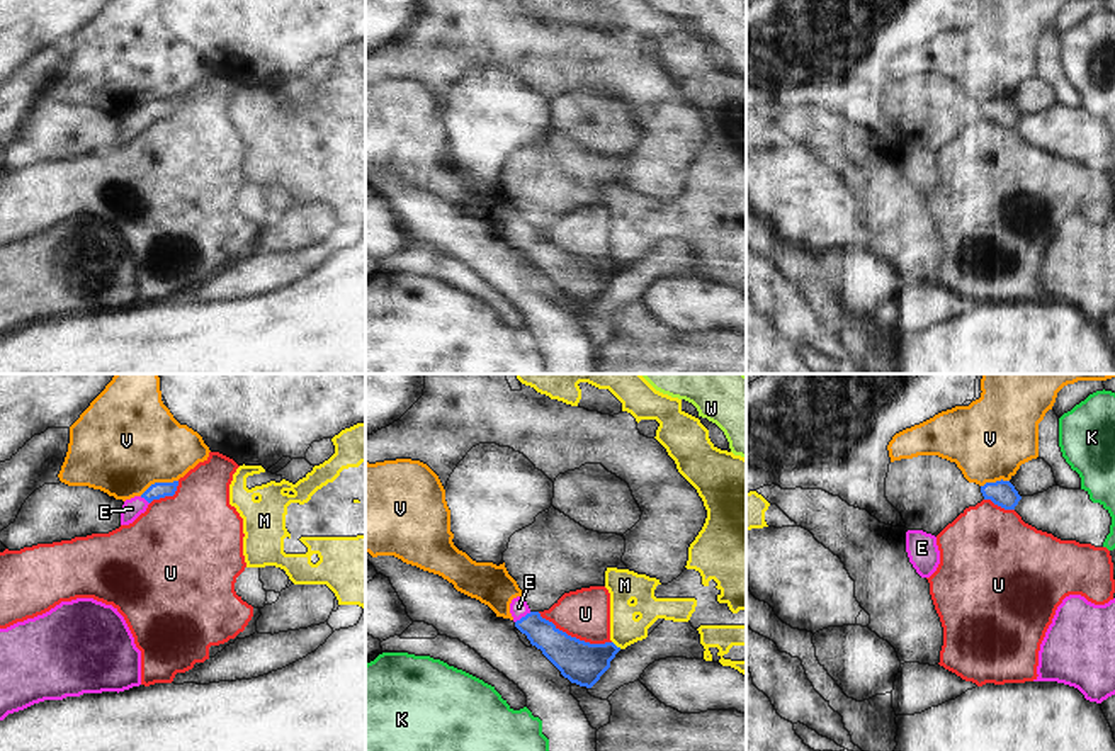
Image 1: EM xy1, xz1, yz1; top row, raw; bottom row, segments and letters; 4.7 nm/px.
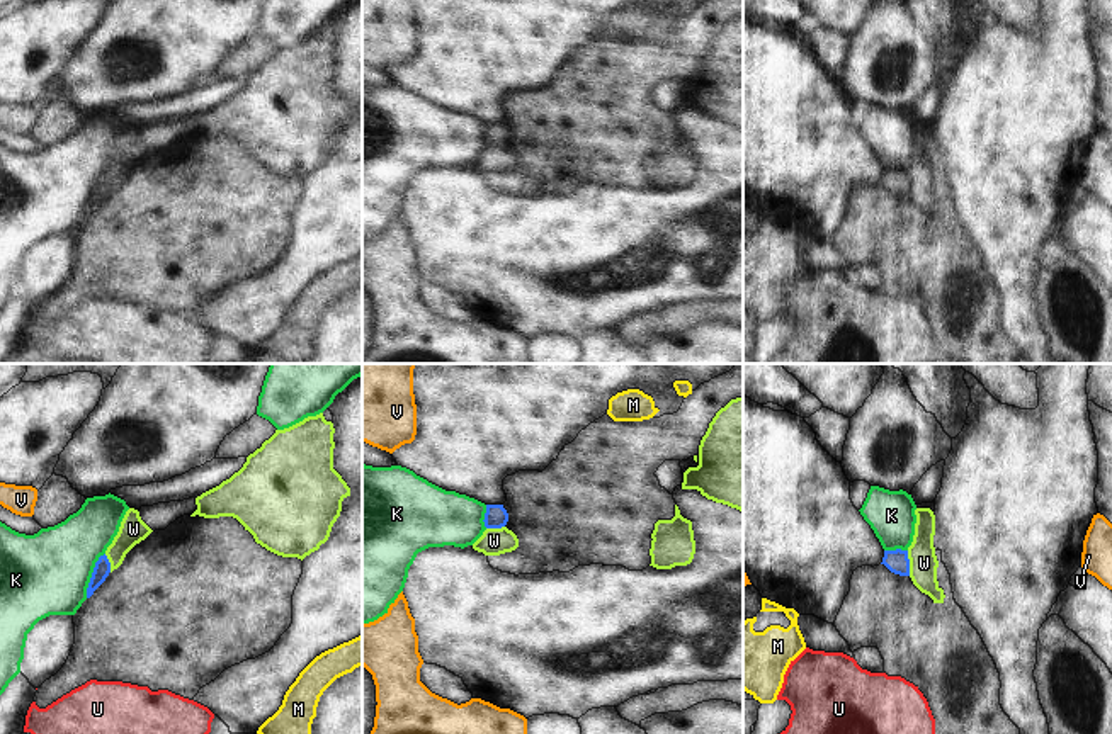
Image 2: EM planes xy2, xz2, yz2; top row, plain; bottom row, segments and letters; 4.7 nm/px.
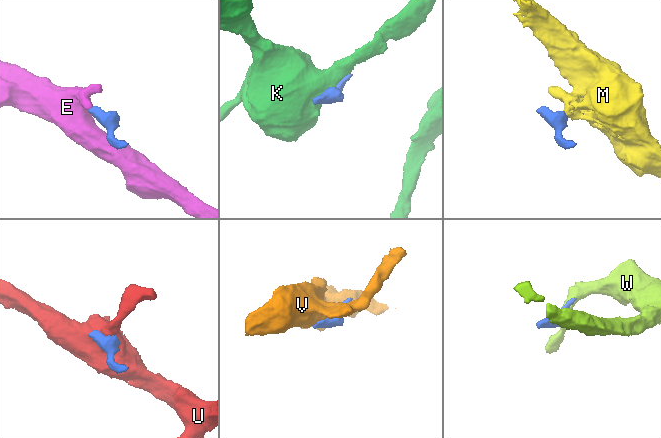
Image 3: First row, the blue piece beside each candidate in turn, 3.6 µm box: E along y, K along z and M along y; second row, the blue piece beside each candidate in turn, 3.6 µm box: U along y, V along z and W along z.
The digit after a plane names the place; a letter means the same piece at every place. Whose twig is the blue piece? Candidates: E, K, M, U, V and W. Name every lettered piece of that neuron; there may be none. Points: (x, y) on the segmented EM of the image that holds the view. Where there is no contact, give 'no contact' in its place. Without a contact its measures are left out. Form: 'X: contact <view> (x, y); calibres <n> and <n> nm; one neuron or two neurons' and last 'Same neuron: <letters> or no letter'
E: contact xz1 (522, 617); calibres 160 and 90 nm; one neuron
K: contact xy2 (92, 575); calibres 80 and 400 nm; two neurons
M: contact xz1 (616, 646); calibres 200 and 150 nm; two neurons
U: contact xz1 (575, 638); calibres 200 and 240 nm; two neurons
V: contact xy1 (158, 483); calibres 80 and 480 nm; two neurons
W: contact yz2 (908, 563); calibres 110 and 130 nm; two neurons
Same neuron: E

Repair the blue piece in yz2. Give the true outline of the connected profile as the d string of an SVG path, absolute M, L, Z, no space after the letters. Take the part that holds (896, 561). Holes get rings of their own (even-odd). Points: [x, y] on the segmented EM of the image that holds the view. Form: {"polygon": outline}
{"polygon": "M884 550L882 562L891 573L899 576L910 576L908 550Z"}

